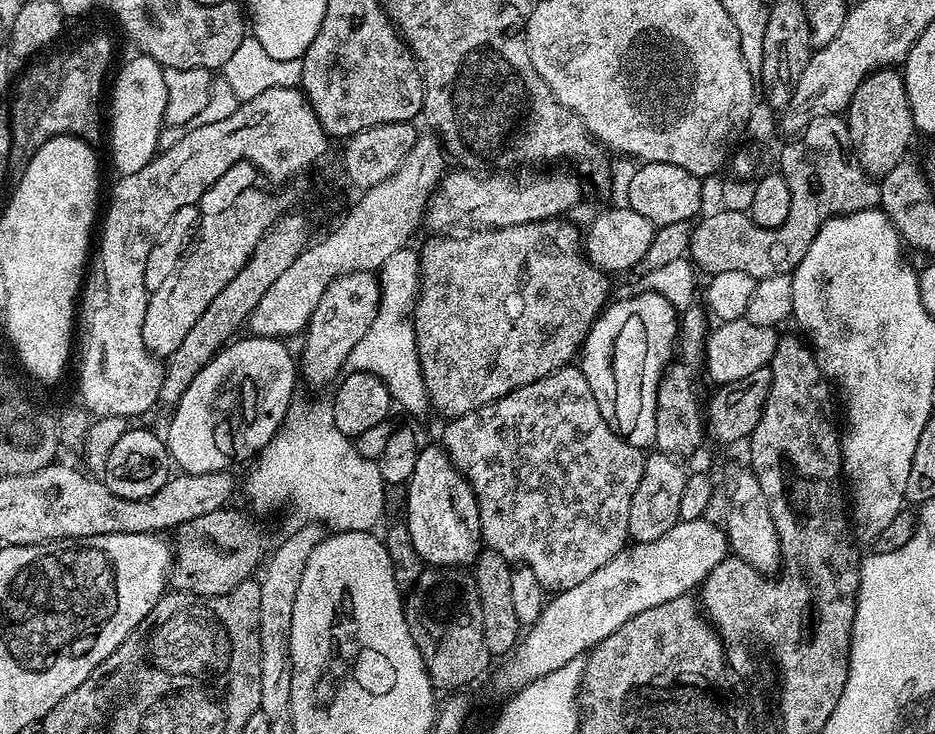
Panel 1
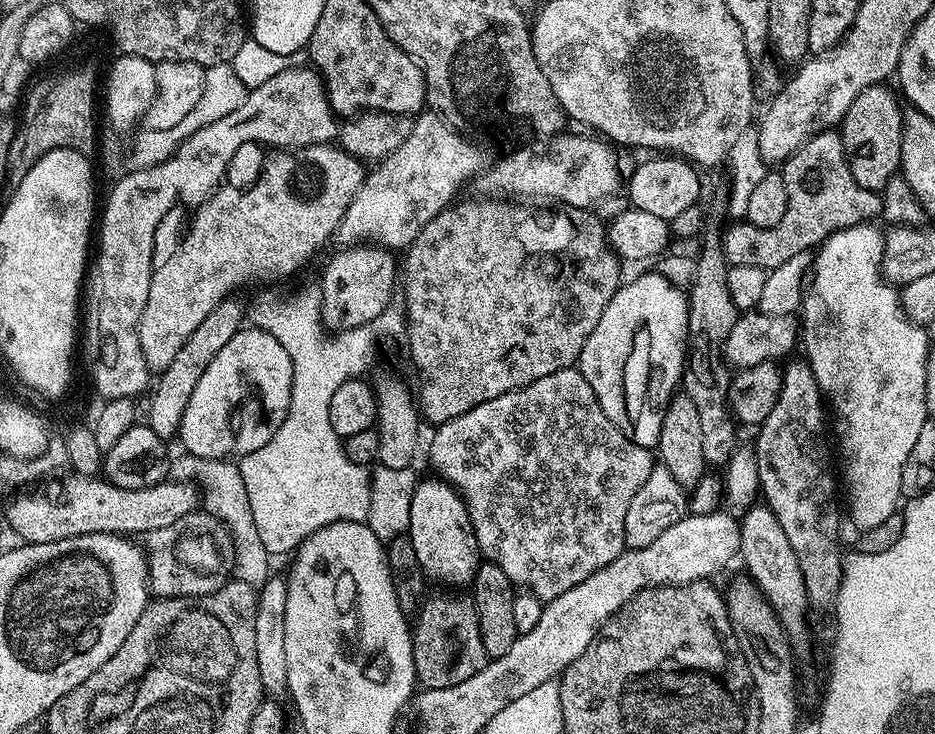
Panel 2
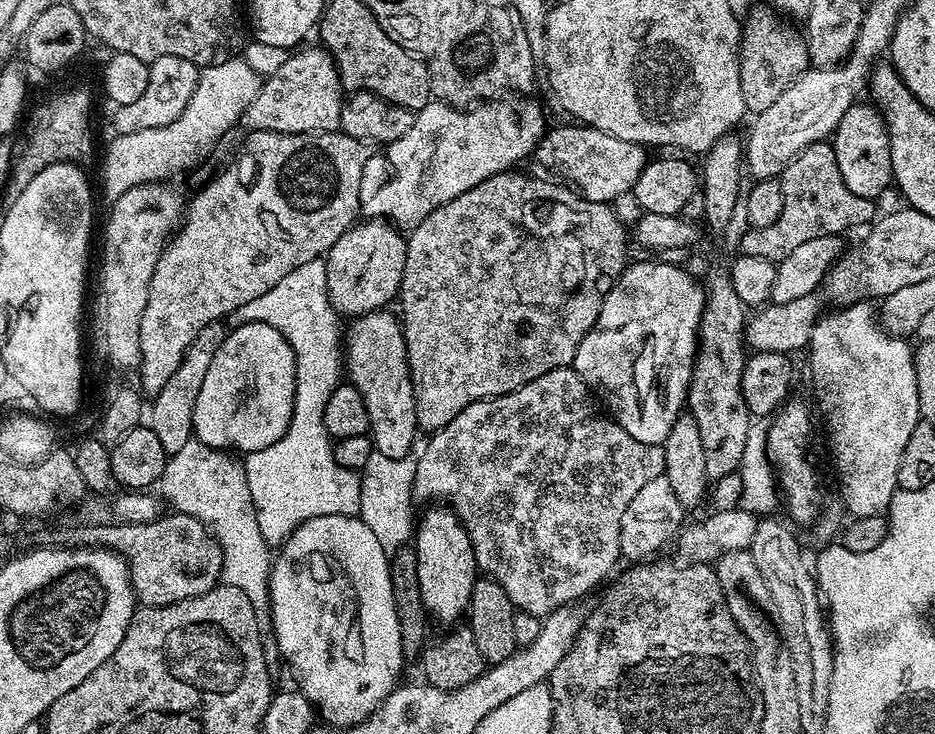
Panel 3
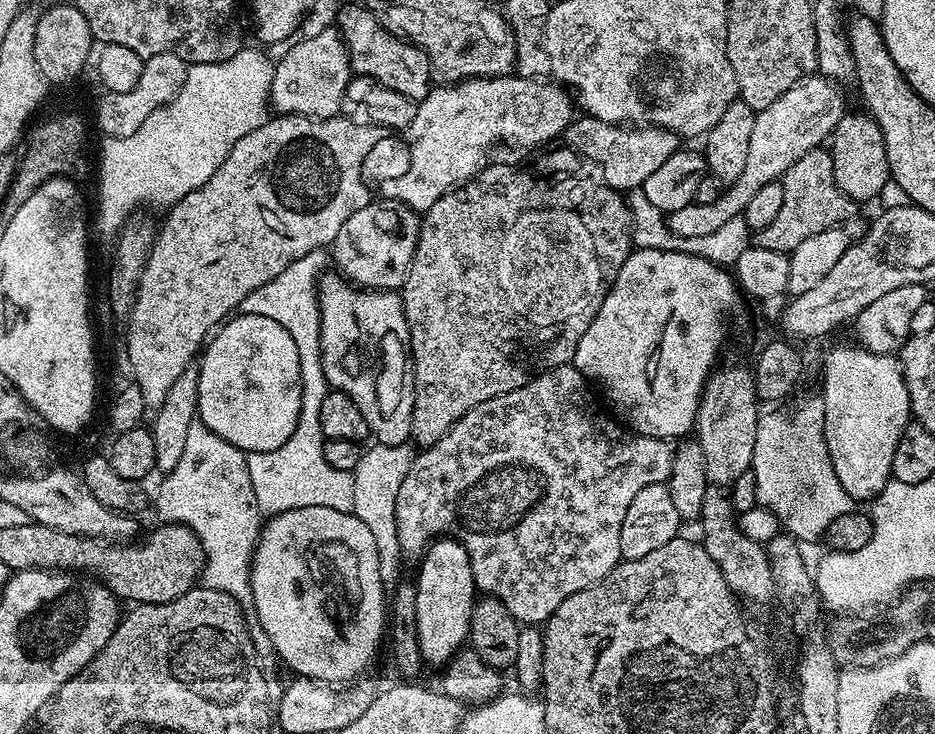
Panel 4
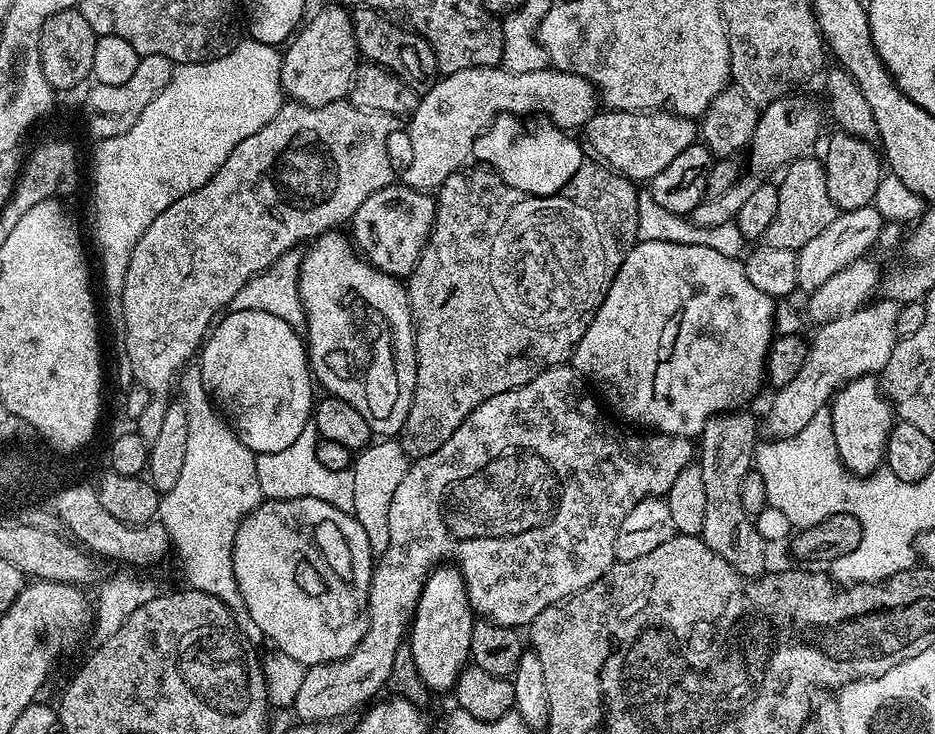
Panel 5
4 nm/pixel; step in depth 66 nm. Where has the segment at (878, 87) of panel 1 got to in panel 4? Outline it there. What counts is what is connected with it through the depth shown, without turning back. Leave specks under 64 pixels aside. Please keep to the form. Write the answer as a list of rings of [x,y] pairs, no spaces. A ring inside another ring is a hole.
[[[845,114],[832,131],[830,151],[834,162],[834,182],[838,182],[838,190],[842,190],[842,194],[857,202],[875,201],[890,179],[886,146],[878,122],[874,122],[867,114]]]

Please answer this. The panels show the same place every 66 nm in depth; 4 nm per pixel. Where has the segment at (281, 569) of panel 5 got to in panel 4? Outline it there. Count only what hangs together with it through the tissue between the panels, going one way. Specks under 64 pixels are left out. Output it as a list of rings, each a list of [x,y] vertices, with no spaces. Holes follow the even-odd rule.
[[[302,506],[271,517],[261,527],[259,540],[252,554],[251,579],[252,601],[257,608],[262,627],[267,634],[270,634],[270,639],[274,642],[274,650],[277,651],[283,666],[285,664],[286,667],[293,668],[297,677],[306,680],[320,680],[324,684],[333,686],[344,686],[360,678],[355,678],[355,676],[362,675],[371,666],[372,659],[376,656],[376,647],[379,646],[380,640],[382,644],[386,636],[386,585],[379,573],[378,551],[374,546],[374,536],[370,534],[369,527],[352,512],[330,510],[330,506]]]

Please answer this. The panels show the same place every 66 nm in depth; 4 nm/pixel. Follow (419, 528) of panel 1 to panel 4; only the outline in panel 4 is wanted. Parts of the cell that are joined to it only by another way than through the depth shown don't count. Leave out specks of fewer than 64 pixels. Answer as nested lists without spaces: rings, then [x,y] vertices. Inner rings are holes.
[[[437,538],[419,557],[420,573],[414,577],[418,598],[418,646],[425,665],[443,666],[465,647],[472,606],[478,596],[470,556],[451,538]]]

